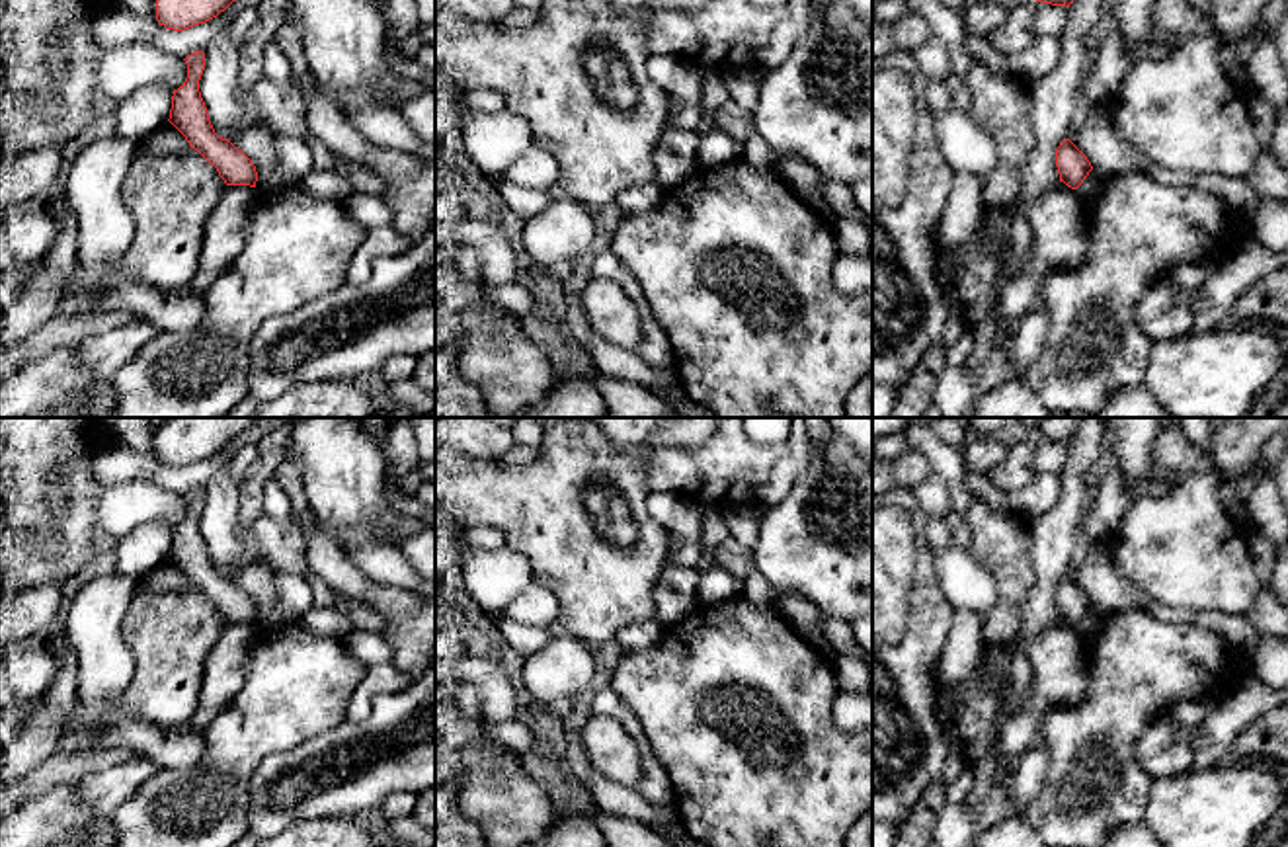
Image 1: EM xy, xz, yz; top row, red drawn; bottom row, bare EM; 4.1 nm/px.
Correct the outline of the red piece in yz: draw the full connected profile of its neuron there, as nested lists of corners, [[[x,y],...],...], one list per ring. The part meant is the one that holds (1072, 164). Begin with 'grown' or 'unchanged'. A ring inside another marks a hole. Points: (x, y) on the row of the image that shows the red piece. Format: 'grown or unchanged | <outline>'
unchanged | [[[1069,139],[1056,148],[1056,166],[1060,182],[1071,189],[1077,189],[1093,170],[1087,156]]]

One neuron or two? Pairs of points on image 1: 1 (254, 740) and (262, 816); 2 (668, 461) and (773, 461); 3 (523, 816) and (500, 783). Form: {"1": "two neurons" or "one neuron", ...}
{"1": "two neurons", "2": "one neuron", "3": "one neuron"}

